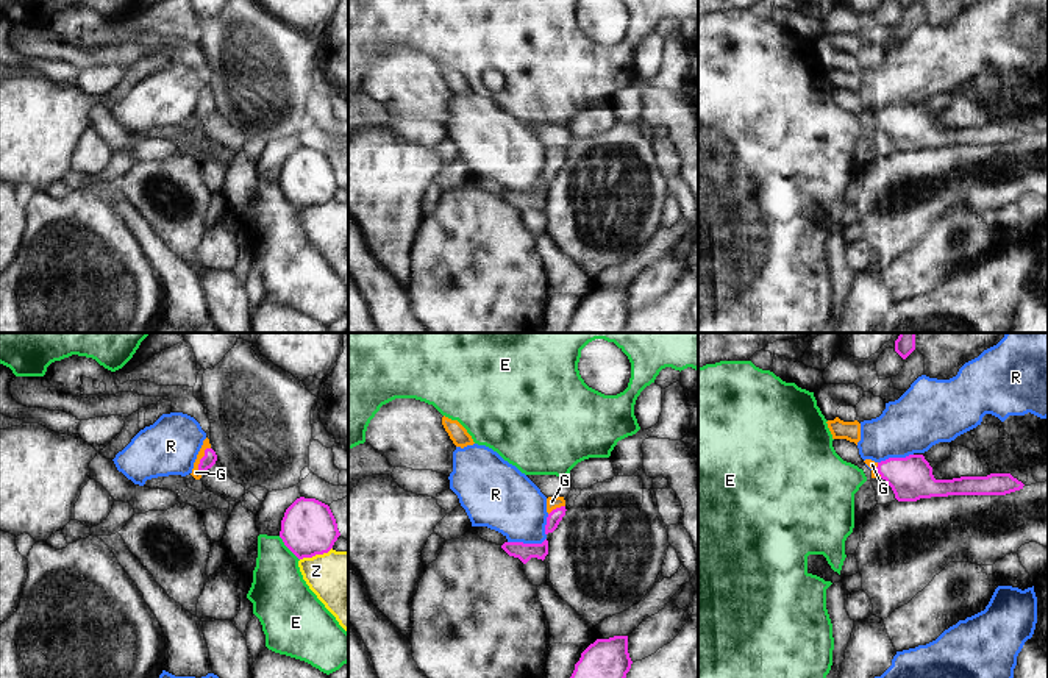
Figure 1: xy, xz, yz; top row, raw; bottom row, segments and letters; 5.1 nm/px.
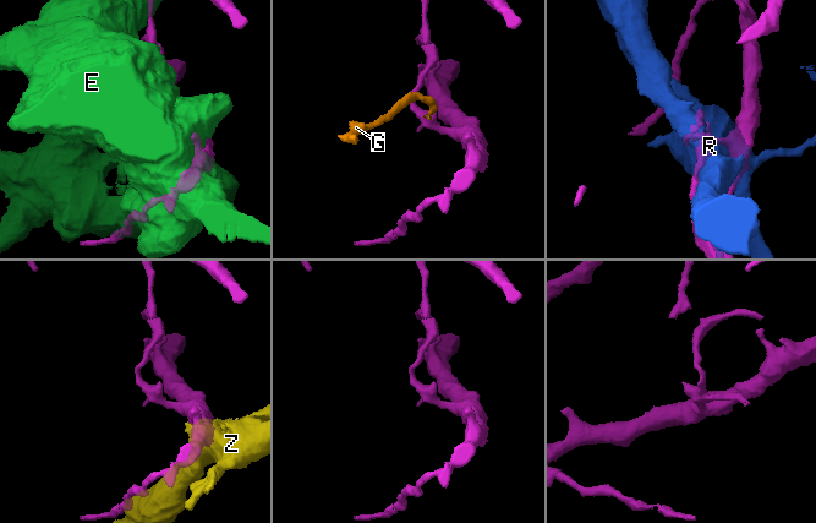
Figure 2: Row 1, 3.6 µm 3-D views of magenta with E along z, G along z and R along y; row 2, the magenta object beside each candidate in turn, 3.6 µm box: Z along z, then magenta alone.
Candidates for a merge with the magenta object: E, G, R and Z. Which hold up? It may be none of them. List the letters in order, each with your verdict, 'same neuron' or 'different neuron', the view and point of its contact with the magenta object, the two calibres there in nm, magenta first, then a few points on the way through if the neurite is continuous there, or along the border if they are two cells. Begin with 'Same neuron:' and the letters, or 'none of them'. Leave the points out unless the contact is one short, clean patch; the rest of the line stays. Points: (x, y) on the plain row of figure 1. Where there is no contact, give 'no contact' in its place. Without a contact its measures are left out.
Same neuron: G
E: different neuron | xy (288, 197) | 280/300 nm
G: same neuron | xy (200, 110) | 70/50 nm | across xy (210, 108), (200, 110), (196, 122)
R: different neuron | xz (527, 194) | 90/320 nm
Z: different neuron | xy (316, 203) | 280/320 nm | along xy (331, 197), (327, 202), (300, 210)

